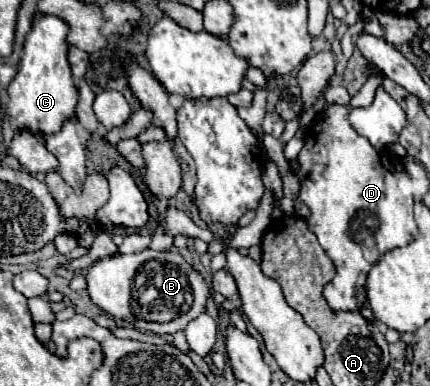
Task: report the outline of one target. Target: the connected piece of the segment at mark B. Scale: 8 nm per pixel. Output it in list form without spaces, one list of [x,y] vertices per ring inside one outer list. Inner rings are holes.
[[[150,248],[136,254],[98,260],[88,268],[86,280],[88,296],[102,312],[158,336],[184,330],[190,320],[204,312],[206,298],[210,296],[204,278],[178,252],[156,252]],[[138,280],[148,280],[148,288]],[[166,308],[174,312],[172,320],[162,316]]]

